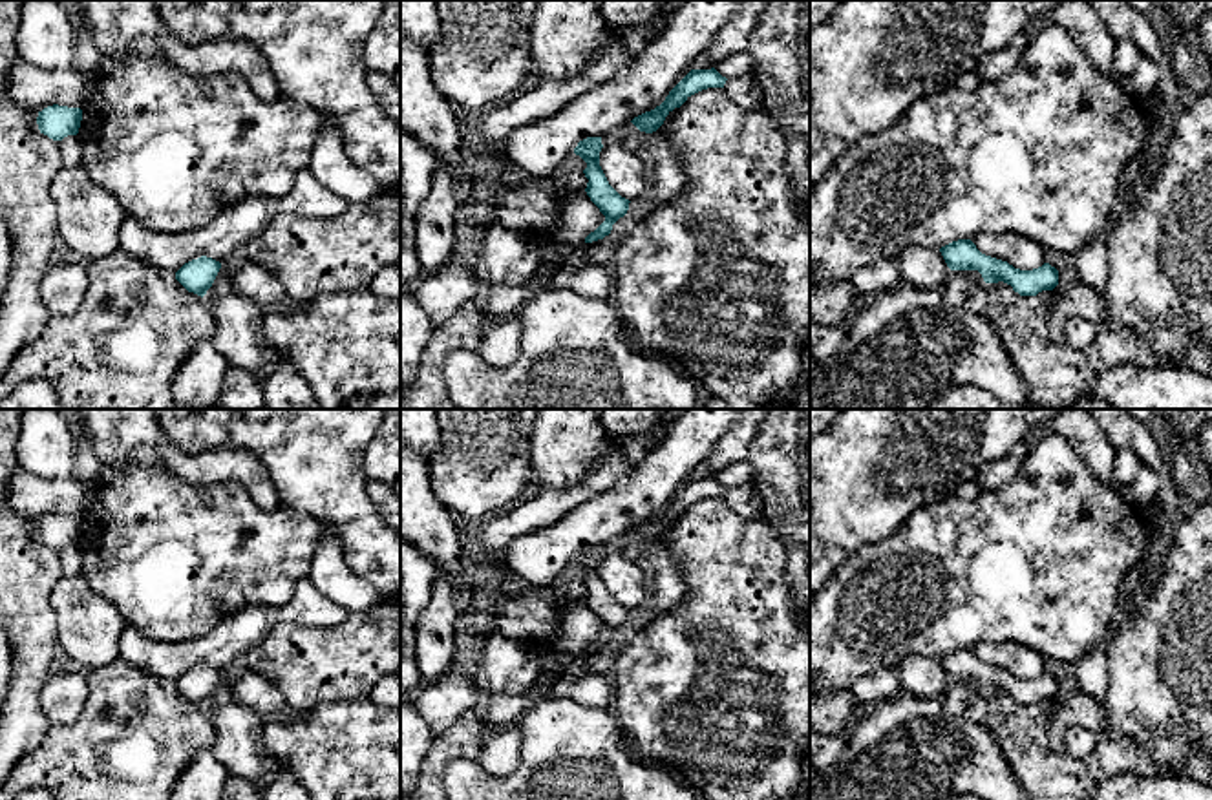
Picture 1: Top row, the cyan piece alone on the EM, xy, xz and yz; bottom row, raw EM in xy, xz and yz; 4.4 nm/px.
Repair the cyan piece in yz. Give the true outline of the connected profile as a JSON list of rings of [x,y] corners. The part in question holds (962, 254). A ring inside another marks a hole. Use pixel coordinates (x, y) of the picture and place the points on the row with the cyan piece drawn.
[[[958,239],[940,248],[951,270],[978,270],[985,283],[1004,281],[1020,296],[1037,296],[1058,285],[1058,270],[1044,263],[1033,270],[1020,270],[1007,261],[982,254],[971,239]]]

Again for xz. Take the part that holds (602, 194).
[[[587,137],[574,148],[574,153],[587,163],[587,168],[583,170],[585,177],[589,179],[585,192],[605,216],[605,221],[585,237],[585,243],[592,243],[609,236],[612,225],[627,214],[631,203],[609,184],[600,166],[601,148],[601,137]]]

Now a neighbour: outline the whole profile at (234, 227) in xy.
[[[303,168],[282,197],[249,195],[225,208],[208,226],[166,234],[146,230],[126,216],[119,228],[119,248],[137,261],[177,272],[201,256],[223,261],[243,248],[280,214],[303,217],[336,217],[347,201],[324,186],[309,168]]]

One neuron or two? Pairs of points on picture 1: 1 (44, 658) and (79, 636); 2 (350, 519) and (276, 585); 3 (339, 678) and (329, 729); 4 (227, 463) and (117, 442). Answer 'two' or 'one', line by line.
1: two
2: two
3: two
4: one

